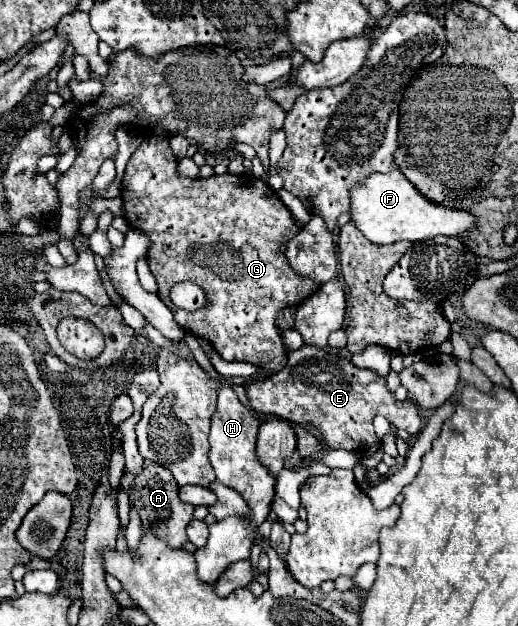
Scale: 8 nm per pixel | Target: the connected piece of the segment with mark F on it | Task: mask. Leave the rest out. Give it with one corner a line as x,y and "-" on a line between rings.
399,168
391,172
371,174
361,186
353,188
351,192
351,220
357,228
375,244
391,244
397,240
429,240
437,234
443,236
461,236
463,232
475,226
475,216
469,210
445,208
439,202
427,200
421,192
401,174

